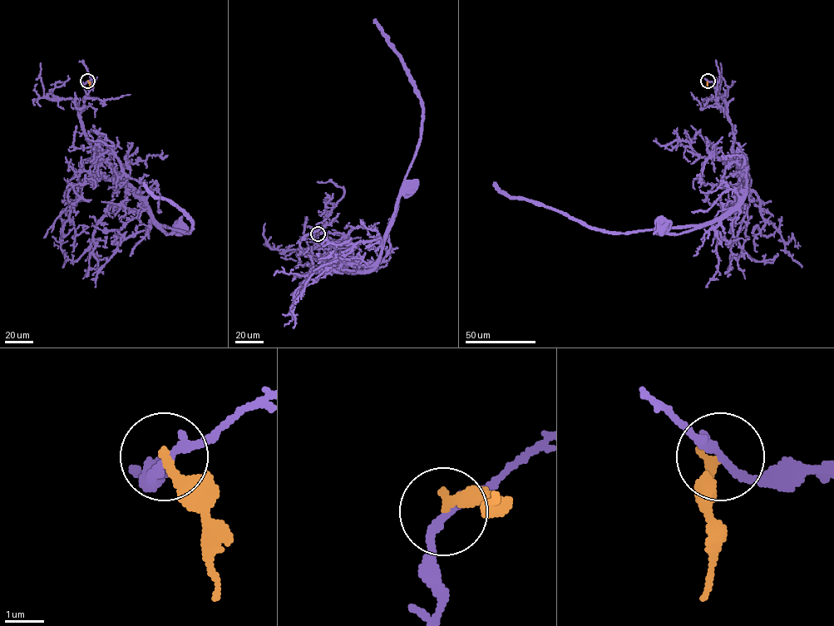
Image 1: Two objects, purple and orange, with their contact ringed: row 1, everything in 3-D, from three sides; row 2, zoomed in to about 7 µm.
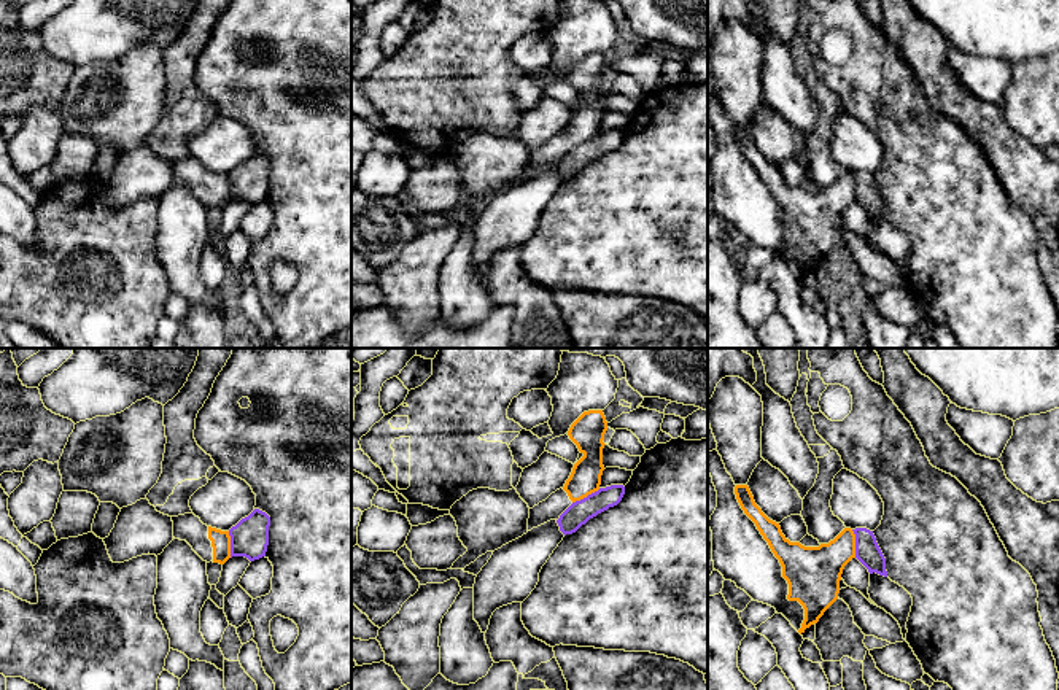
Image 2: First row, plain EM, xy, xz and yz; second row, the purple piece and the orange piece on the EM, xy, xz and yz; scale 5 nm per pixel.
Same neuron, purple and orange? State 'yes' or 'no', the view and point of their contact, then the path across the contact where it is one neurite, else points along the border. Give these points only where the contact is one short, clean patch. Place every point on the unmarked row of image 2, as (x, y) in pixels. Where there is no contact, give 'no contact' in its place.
no; meets purple in yz at (856, 188); border along yz (851, 174), (856, 201)

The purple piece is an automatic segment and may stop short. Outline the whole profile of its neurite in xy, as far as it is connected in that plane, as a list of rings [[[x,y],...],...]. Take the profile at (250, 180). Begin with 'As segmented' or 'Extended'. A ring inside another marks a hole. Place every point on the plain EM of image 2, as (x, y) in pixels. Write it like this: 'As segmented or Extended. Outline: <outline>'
As segmented. Outline: [[[254,153],[248,161],[242,162],[229,173],[231,202],[245,200],[250,205],[266,200],[269,189],[270,161]]]

